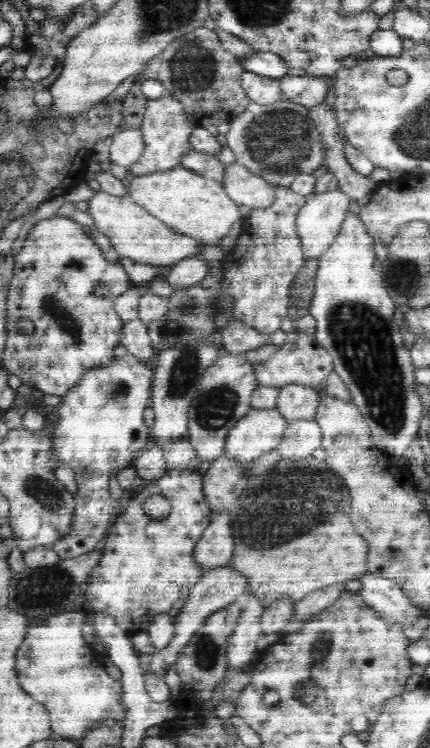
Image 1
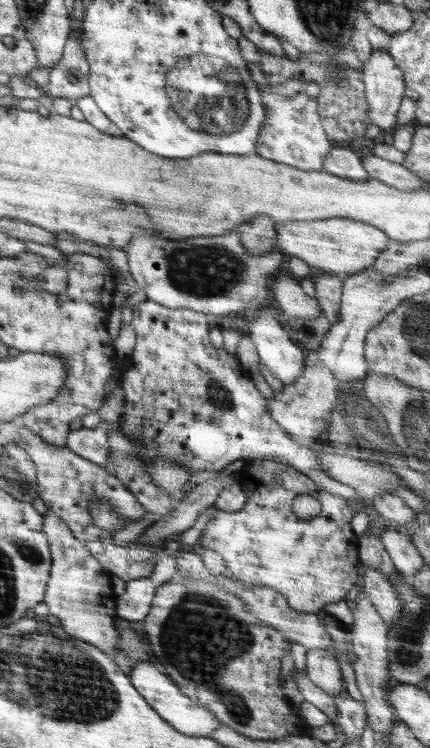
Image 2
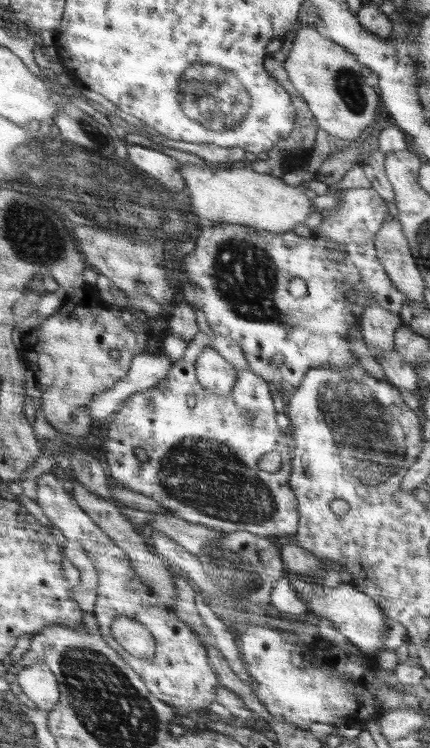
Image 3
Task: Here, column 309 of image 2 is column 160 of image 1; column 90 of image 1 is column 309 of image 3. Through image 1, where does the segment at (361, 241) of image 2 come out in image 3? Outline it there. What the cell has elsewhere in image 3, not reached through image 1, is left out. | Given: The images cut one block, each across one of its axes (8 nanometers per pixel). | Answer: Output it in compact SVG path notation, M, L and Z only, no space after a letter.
M181 165L179 173L185 180L186 191L189 198L189 204L192 206L191 214L201 223L230 223L242 224L256 228L258 231L268 232L286 232L293 231L299 222L306 222L317 208L313 205L305 193L304 188L290 186L282 180L281 177L272 176L271 174L260 174L248 168L220 168L220 166L184 166Z

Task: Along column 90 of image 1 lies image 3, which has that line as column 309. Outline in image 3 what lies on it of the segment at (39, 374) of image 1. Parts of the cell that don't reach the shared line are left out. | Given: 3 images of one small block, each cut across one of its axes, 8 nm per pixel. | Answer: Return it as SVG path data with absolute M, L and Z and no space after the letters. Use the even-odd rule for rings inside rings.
M352 188L342 189L339 195L341 196L341 204L337 210L329 212L329 215L322 220L318 231L314 231L311 238L301 237L296 235L294 231L286 232L268 232L264 230L258 231L256 228L242 224L230 224L230 223L202 223L206 224L206 228L200 231L200 235L196 240L196 249L191 253L184 256L183 265L184 272L180 274L180 281L178 286L180 288L181 300L184 300L189 305L202 310L206 317L206 322L210 326L210 330L213 330L214 334L220 336L230 336L232 340L235 340L242 348L244 356L248 361L248 366L258 375L262 376L268 382L275 380L278 385L284 381L290 383L295 388L302 382L302 377L311 368L318 367L330 367L340 365L351 365L357 363L357 358L350 351L350 347L346 341L348 329L350 326L359 326L359 320L362 316L366 303L370 301L377 302L384 310L399 316L401 308L404 303L410 302L405 294L402 294L395 288L394 283L390 281L387 276L382 263L377 257L377 252L374 246L375 234L380 230L380 226L385 223L387 216L390 215L388 207L386 207L386 201L372 188ZM293 278L301 278L305 280L308 286L308 293L304 297L293 297L288 291L288 285ZM276 354L282 354L284 361L276 368L272 367L270 361Z

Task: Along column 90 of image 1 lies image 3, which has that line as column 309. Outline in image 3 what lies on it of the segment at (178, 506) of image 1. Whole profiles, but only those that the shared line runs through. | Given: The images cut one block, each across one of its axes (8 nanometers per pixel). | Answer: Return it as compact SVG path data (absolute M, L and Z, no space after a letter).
M286 572L285 576L289 581L289 585L294 588L297 597L306 605L314 620L321 617L328 619L355 646L366 653L376 655L383 645L383 636L387 629L385 622L388 618L384 611L378 607L378 604L375 604L366 593L360 592L352 584L344 582L334 588L325 587L322 585L320 575Z

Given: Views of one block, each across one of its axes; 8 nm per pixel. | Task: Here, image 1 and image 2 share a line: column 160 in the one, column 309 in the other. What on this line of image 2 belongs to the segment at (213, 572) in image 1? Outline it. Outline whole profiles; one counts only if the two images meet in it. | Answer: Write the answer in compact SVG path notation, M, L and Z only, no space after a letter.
M308 649L306 653L307 677L318 688L331 695L345 693L345 682L338 666L338 659L332 651Z

